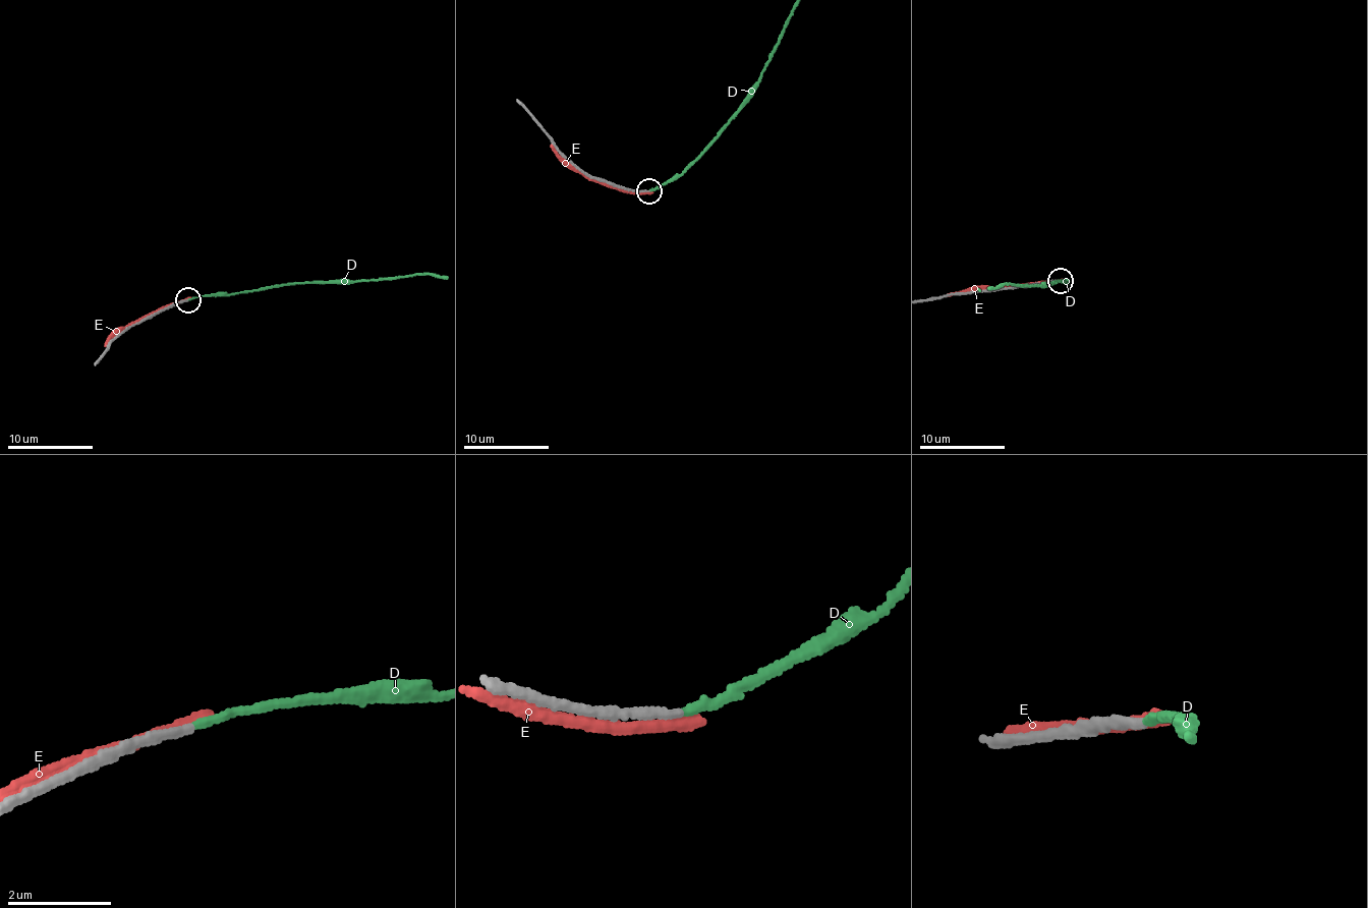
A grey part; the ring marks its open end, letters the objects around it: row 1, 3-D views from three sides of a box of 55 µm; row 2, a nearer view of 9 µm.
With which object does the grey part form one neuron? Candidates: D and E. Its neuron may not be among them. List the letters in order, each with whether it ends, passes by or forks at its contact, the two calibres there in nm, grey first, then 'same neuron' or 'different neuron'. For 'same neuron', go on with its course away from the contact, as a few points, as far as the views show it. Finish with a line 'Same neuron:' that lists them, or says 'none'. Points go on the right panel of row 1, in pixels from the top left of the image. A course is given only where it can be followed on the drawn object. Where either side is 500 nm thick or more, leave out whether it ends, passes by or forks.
D: it ends; calibres 160 and 130 nm; same neuron
E: it passes by; calibres 170 and 200 nm; different neuron
Same neuron: D

